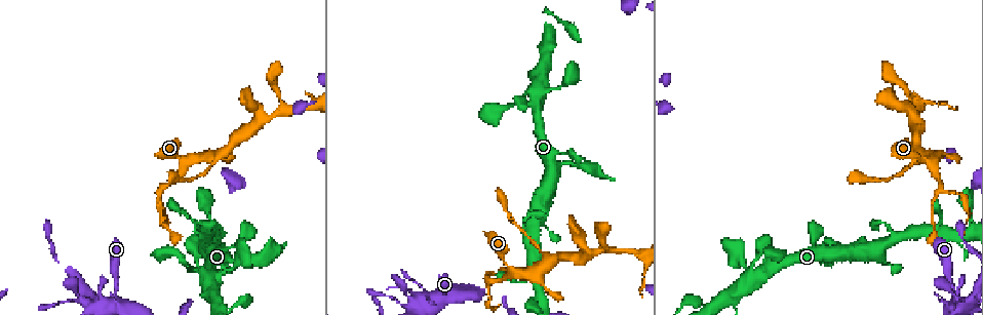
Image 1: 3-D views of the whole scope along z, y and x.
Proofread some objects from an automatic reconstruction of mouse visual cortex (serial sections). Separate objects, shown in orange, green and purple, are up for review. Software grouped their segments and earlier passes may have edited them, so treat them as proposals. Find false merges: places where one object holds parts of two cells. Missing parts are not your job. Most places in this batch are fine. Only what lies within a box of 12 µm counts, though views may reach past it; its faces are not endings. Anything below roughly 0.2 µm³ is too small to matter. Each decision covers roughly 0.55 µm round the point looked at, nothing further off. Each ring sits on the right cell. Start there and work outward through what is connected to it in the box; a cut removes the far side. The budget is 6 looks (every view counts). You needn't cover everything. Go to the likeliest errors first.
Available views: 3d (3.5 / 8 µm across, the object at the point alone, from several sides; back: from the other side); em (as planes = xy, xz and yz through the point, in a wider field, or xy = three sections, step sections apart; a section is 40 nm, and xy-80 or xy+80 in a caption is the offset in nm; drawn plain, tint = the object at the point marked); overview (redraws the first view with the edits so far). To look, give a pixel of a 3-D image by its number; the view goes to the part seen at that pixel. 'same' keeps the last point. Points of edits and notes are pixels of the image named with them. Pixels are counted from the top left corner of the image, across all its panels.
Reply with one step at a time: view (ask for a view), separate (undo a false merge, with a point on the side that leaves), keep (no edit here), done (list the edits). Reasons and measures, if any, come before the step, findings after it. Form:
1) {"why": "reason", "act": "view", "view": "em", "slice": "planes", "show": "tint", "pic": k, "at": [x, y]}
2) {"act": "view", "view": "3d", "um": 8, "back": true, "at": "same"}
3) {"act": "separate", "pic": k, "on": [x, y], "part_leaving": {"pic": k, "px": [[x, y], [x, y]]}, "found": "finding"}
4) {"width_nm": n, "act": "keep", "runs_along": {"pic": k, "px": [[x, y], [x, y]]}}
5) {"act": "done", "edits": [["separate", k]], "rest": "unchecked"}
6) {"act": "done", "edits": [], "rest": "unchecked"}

{"why": "four-way junction", "act": "view", "view": "3d", "um": 3.5, "pic": 1, "at": [115, 295]}

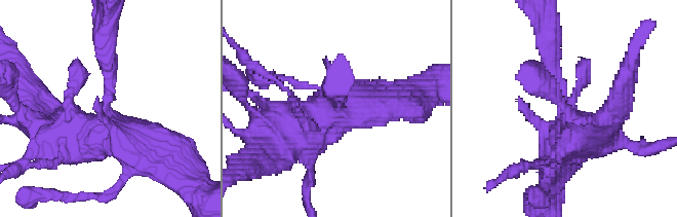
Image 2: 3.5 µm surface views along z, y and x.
{"why": "shape alone is not enough", "act": "view", "view": "em", "slice": "xy", "step": 5, "show": "tint", "pic": 2, "at": [107, 105]}

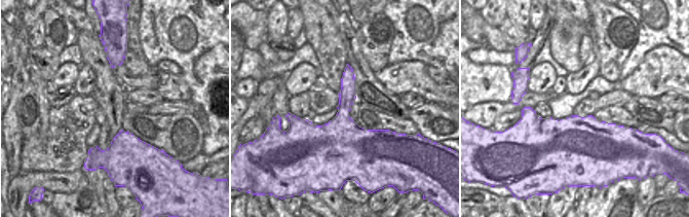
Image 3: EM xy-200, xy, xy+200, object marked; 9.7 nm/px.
{"act": "keep", "runs_along": {"pic": 2, "px": [[104, 43], [107, 119], [60, 138]]}, "found": "all the same cell"}

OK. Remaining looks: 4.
{"why": "sudden change in width", "act": "view", "view": "3d", "um": 8, "pic": 1, "at": [508, 266]}

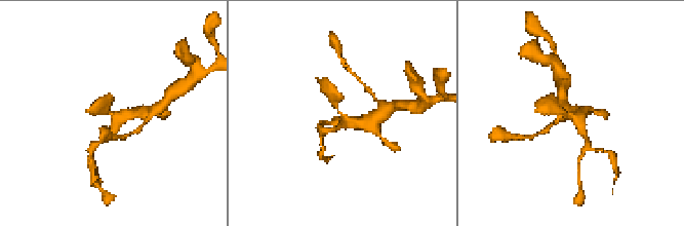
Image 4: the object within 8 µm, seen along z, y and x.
{"act": "view", "view": "em", "slice": "xy", "step": 2, "show": "tint", "pic": 4, "at": [345, 115]}

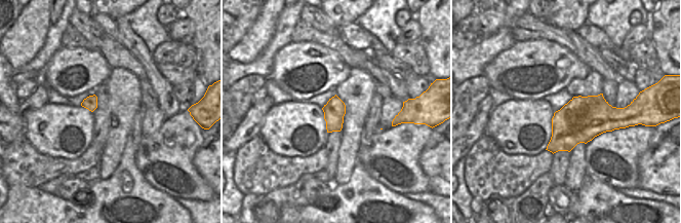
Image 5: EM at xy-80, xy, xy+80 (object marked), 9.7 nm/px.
{"width_nm": 220, "act": "keep", "runs_along": {"pic": 4, "px": [[331, 93], [337, 111], [350, 121], [369, 120]]}, "found": "all the same cell"}

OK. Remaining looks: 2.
{"why": "sharp bend", "act": "view", "view": "3d", "um": 3.5, "pic": 1, "at": [546, 92]}

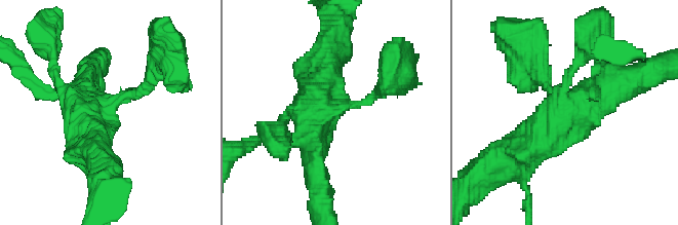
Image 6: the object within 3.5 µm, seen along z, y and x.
{"act": "view", "view": "em", "slice": "xy", "step": 5, "show": "tint", "pic": 6, "at": [107, 108]}

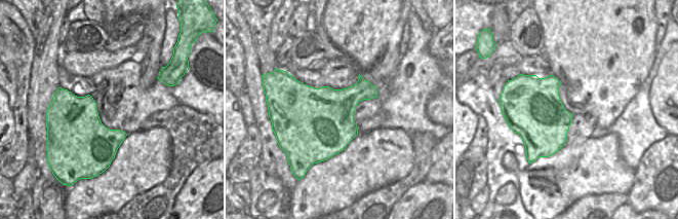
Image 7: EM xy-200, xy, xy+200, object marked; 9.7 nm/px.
{"act": "keep", "runs_along": {"pic": 6, "px": [[621, 83], [513, 156]]}, "found": "all the same cell"}

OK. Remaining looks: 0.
{"act": "done", "edits": [], "rest": "unchecked"}

